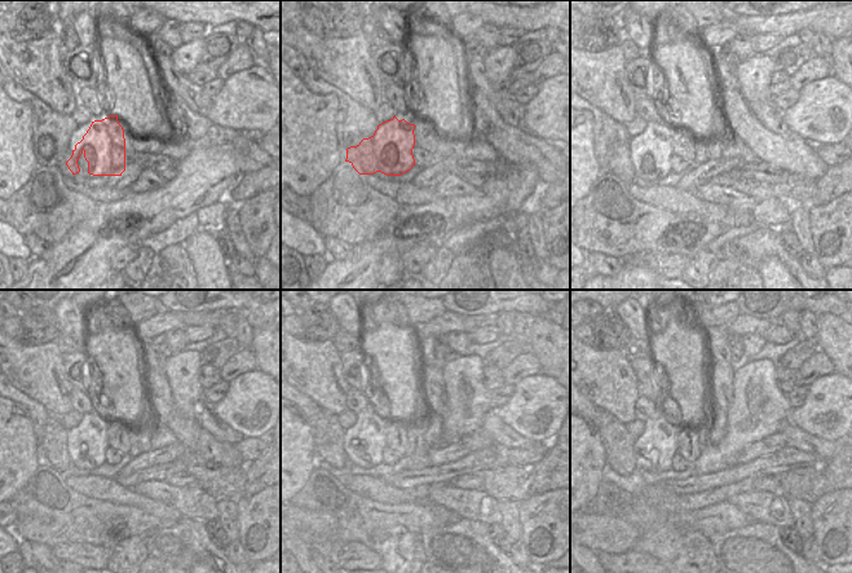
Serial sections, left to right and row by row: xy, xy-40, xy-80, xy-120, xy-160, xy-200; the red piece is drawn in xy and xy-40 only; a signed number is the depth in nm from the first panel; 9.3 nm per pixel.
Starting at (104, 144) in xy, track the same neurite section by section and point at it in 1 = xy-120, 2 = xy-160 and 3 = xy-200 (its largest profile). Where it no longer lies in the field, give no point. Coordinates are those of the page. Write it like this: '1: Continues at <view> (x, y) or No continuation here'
1: Continues at xy-120 (74, 443)
2: Continues at xy-160 (365, 441)
3: Continues at xy-200 (656, 446).

